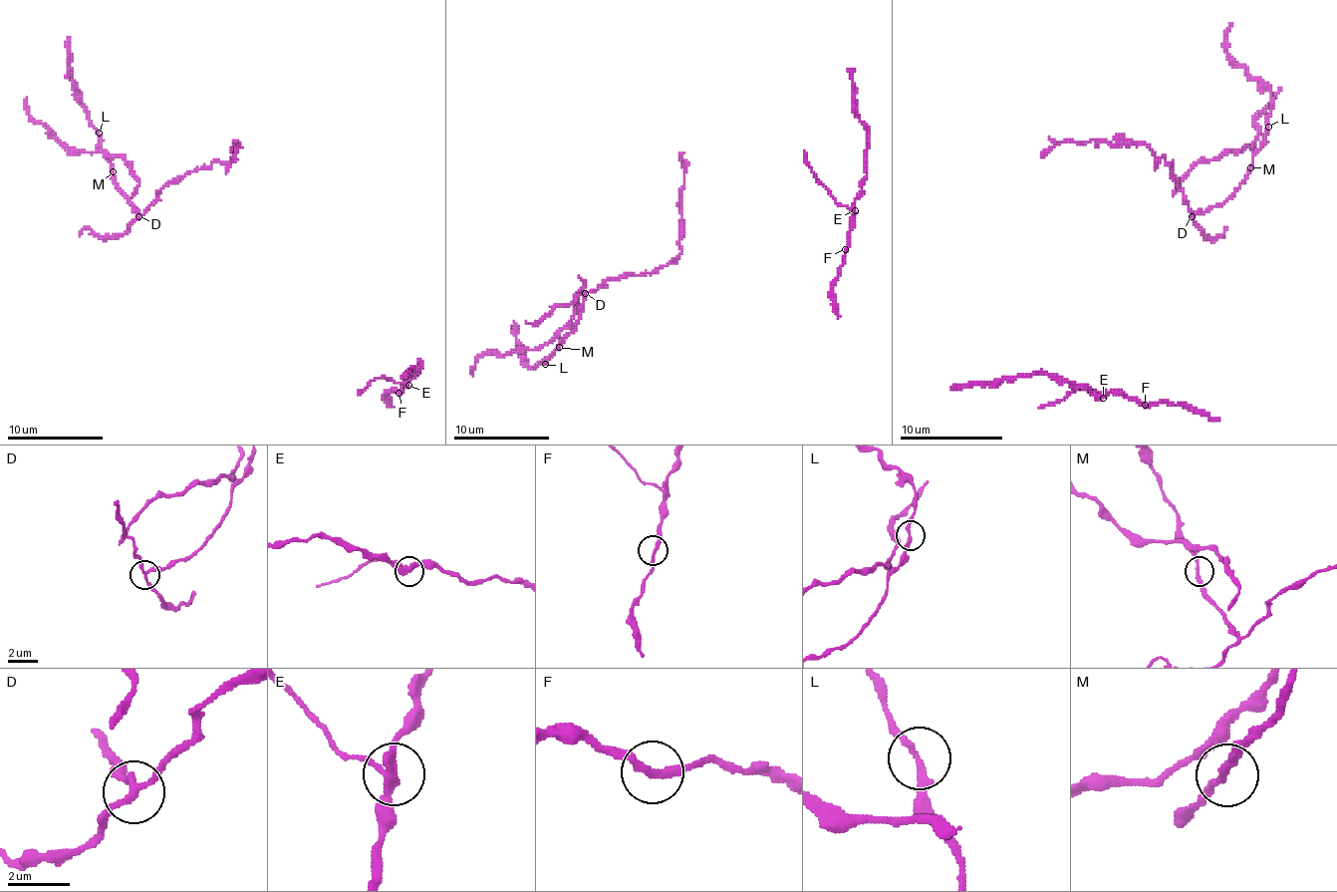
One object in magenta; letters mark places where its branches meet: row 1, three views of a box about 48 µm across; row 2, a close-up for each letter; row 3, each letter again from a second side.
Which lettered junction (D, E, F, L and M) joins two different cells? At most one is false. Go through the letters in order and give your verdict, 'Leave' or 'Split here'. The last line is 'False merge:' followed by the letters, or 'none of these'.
D: Split here
E: Leave
F: Leave
L: Leave
M: Leave
False merge: D

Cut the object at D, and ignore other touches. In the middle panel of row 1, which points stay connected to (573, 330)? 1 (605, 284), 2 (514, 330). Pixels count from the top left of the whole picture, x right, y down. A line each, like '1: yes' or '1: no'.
1: no
2: yes

